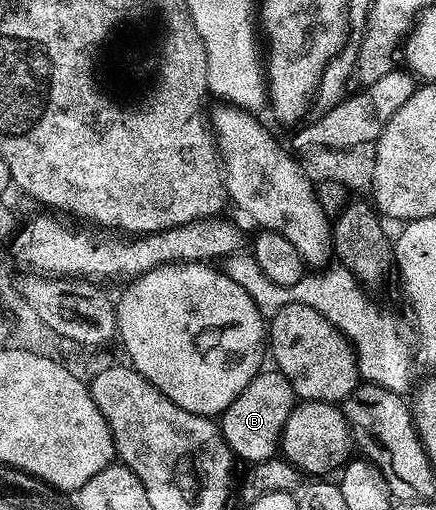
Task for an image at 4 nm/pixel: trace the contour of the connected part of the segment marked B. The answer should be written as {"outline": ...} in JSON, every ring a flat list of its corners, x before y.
{"outline":[[261,370,230,402,230,406,219,417,220,433,224,441,230,446,233,457,248,460,249,465,263,460,271,460,277,455,280,447,280,435,286,426,286,418,290,418,292,409,296,407,298,397,290,382,281,372,275,370]]}

